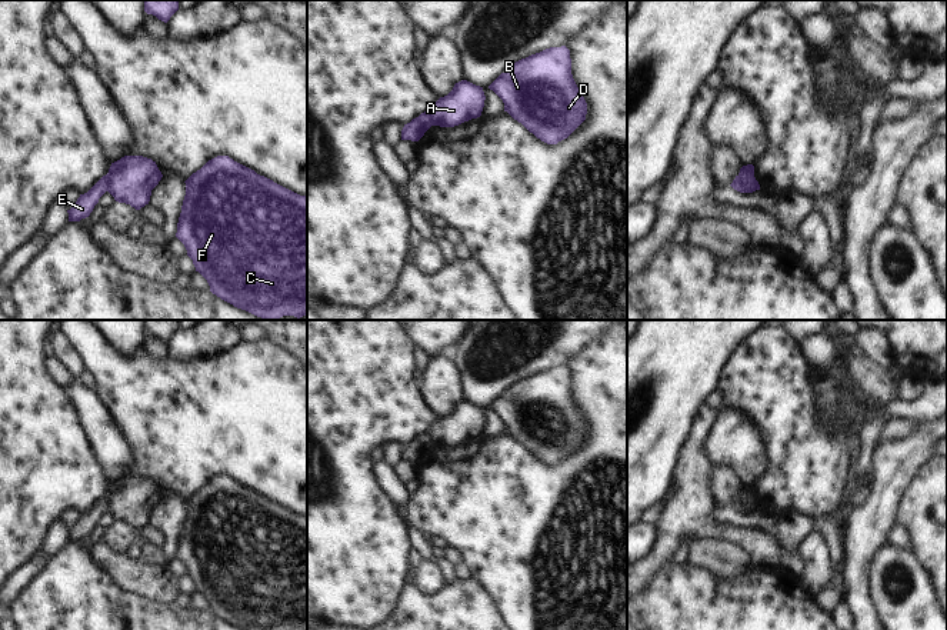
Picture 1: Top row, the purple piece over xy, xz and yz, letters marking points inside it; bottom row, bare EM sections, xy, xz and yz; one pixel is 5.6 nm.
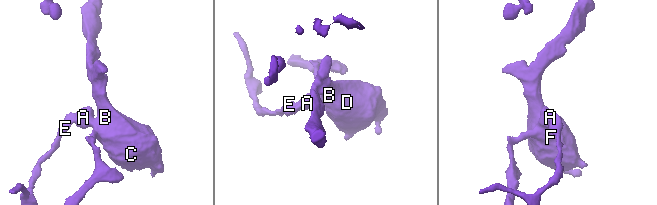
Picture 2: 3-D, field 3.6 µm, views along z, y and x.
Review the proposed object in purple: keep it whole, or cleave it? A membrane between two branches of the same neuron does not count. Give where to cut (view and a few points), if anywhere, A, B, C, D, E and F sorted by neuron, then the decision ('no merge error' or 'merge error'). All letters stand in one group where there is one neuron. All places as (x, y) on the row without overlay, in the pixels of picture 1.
cut yz (743, 486), (740, 493), (742, 504), (749, 512); groups A B C D F / E; merge error

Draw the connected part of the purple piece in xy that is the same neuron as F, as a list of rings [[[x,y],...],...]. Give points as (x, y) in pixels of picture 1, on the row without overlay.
[[[217,476],[209,480],[184,503],[186,516],[177,543],[176,557],[184,564],[196,591],[207,600],[210,611],[241,630],[307,630],[307,516],[300,516],[270,499],[257,494],[254,490],[234,481],[229,476]]]

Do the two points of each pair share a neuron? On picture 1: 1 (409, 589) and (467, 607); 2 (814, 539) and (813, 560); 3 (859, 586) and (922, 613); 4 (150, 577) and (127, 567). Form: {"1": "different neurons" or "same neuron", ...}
{"1": "same neuron", "2": "same neuron", "3": "different neurons", "4": "same neuron"}

